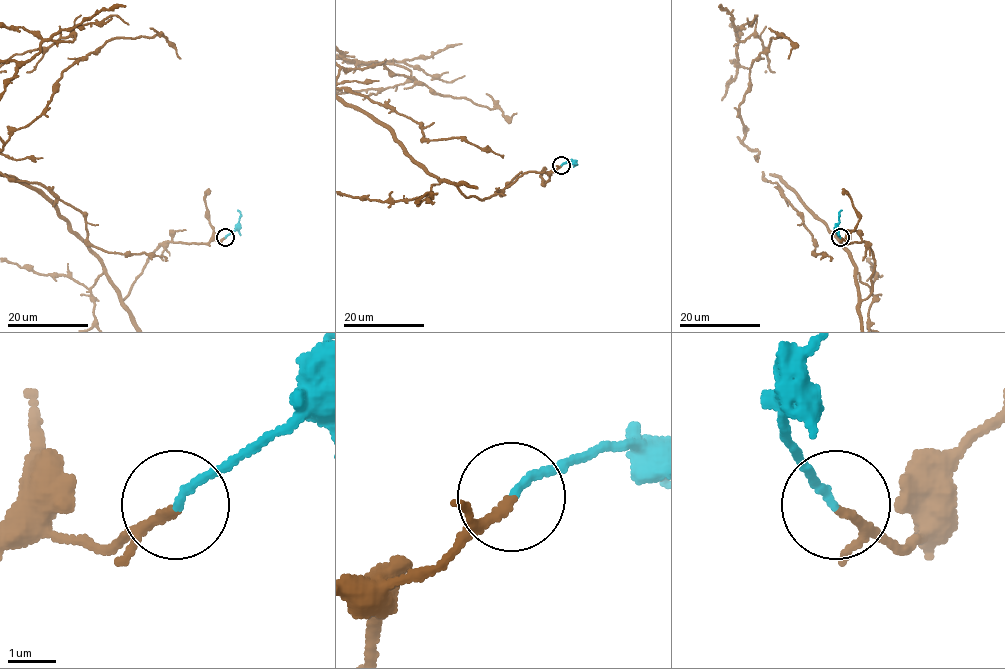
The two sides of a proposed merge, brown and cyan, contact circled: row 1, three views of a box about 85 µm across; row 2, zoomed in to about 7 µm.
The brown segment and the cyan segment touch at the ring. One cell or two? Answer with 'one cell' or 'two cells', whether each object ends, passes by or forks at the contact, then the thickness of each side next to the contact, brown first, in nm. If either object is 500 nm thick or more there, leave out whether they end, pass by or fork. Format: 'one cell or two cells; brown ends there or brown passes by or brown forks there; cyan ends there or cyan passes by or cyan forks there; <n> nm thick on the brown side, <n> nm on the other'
one cell; brown passes by; cyan ends there; 130 nm thick on the brown side, 160 nm on the other

